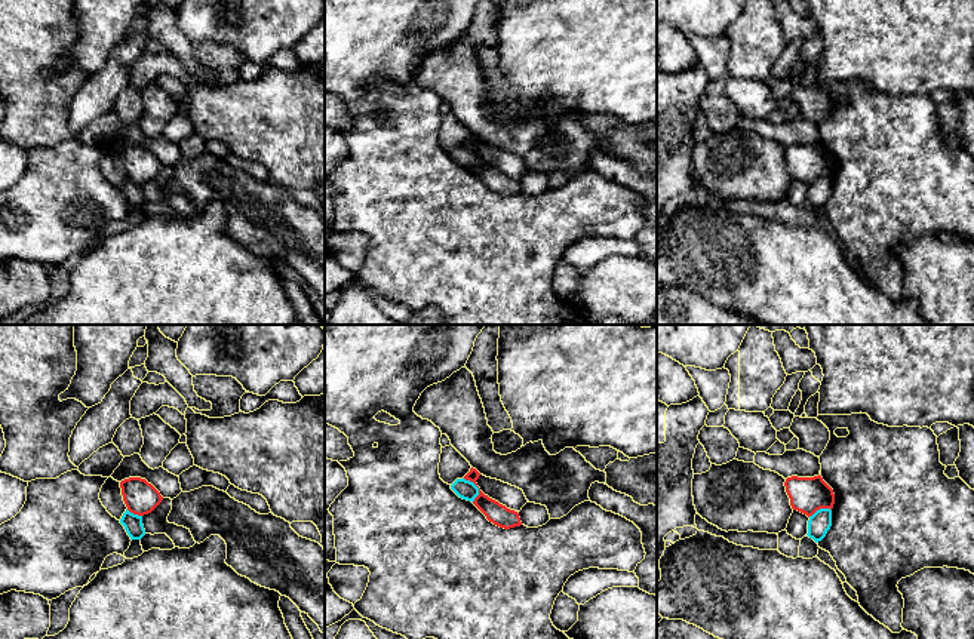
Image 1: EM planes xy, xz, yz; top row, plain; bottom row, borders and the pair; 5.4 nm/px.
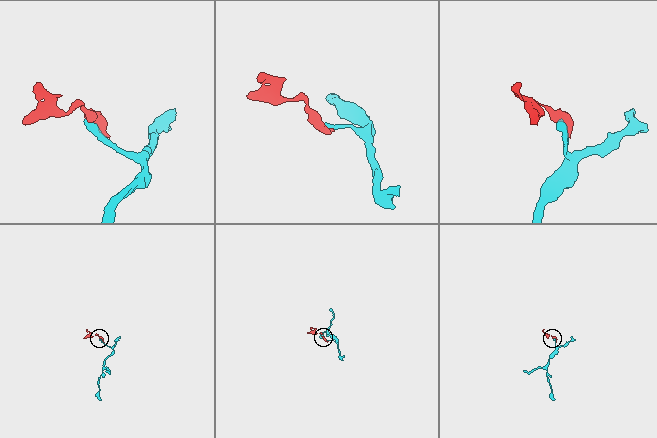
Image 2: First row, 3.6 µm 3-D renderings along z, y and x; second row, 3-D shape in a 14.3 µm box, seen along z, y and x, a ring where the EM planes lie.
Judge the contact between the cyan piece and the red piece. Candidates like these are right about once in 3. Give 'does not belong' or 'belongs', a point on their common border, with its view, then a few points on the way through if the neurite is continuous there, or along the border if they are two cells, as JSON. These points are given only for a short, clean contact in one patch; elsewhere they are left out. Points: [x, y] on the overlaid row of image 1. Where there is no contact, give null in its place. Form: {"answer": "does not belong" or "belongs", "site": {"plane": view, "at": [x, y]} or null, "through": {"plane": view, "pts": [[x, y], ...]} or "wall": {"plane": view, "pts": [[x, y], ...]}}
{"answer": "does not belong", "site": {"plane": "xz", "at": [478, 488]}, "wall": {"plane": "xz", "pts": [[463, 478], [478, 488], [478, 495], [473, 501]]}}

